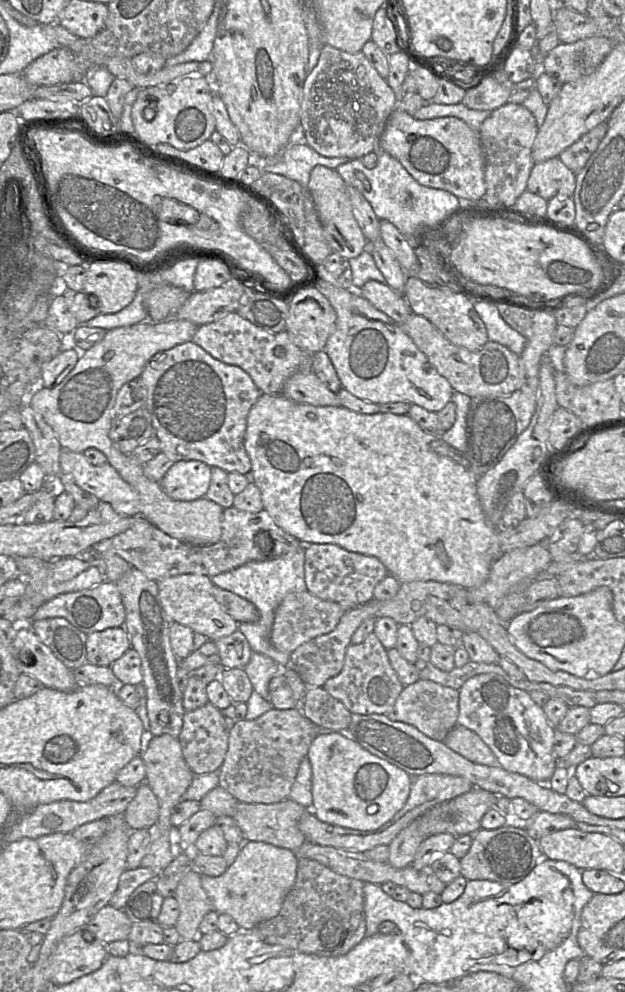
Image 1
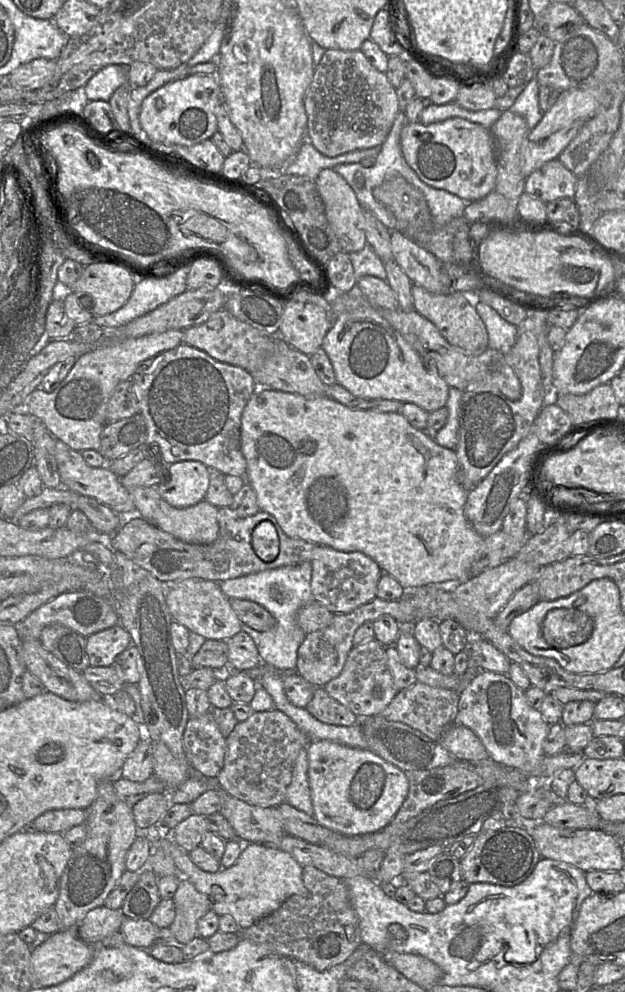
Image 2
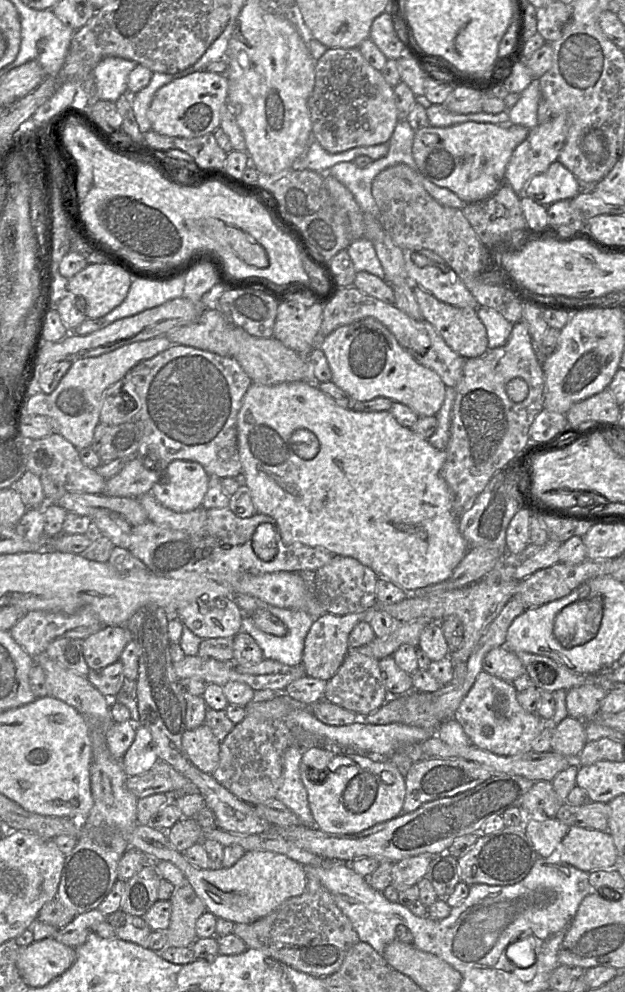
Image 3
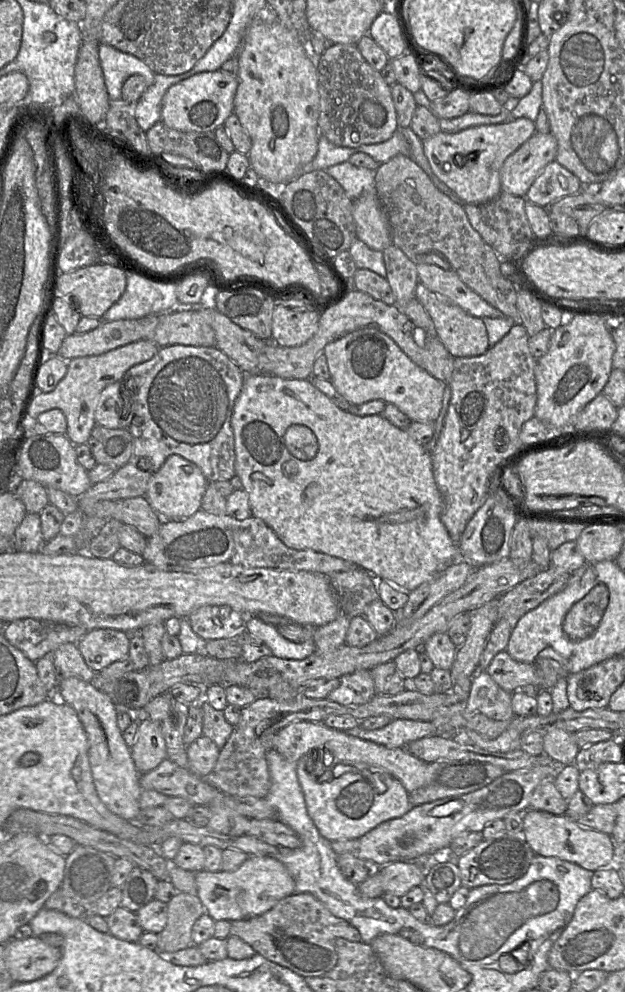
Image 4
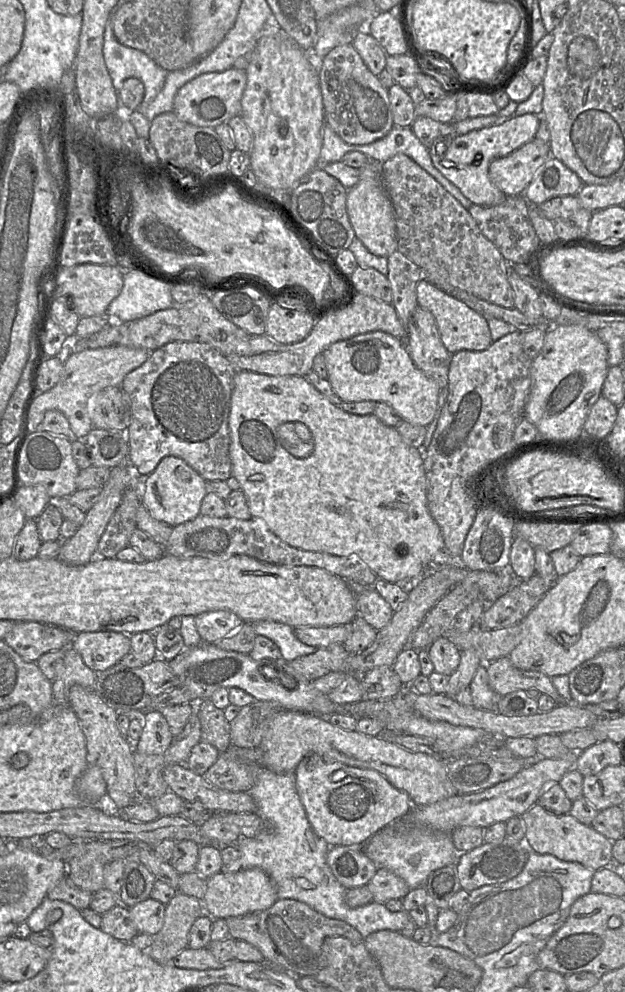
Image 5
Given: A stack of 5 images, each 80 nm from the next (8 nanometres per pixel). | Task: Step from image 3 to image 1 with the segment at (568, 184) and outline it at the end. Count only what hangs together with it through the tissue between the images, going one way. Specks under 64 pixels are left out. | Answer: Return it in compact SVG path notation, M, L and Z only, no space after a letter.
M559 157L535 163L527 182L527 190L547 201L554 197L572 197L576 174Z

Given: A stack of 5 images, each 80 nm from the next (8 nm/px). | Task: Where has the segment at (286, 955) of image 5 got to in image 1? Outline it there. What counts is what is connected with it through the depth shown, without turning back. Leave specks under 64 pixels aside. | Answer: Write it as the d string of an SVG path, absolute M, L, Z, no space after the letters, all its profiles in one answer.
M298 859L297 877L286 896L277 916L264 921L252 930L241 930L256 934L271 945L281 945L306 954L317 956L341 956L352 950L366 937L364 912L364 882L335 873L330 868L312 859Z

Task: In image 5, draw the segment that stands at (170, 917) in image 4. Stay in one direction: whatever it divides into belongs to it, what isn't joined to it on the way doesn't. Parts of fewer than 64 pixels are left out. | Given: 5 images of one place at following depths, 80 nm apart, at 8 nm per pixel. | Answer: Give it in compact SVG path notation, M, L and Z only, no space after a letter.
M177 892L166 905L164 923L161 930L153 936L153 943L148 949L148 954L160 964L168 964L171 960L186 949L189 945L189 931L196 919L208 915L204 911L203 902L195 897Z

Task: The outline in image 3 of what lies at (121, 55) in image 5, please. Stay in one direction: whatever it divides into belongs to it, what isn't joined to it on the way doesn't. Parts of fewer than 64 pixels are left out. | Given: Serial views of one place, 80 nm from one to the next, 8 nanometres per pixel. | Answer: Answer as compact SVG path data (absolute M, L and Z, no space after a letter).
M107 57L103 59L93 70L98 100L116 102L122 94L128 92L128 76L138 65L137 62L120 57Z

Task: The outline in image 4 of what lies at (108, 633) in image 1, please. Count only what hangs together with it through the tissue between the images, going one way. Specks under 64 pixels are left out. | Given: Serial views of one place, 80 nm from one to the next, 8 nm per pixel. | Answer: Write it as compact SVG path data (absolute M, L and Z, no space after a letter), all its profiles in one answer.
M94 629L87 631L77 646L86 665L97 673L114 662L128 658L130 636L115 629Z

